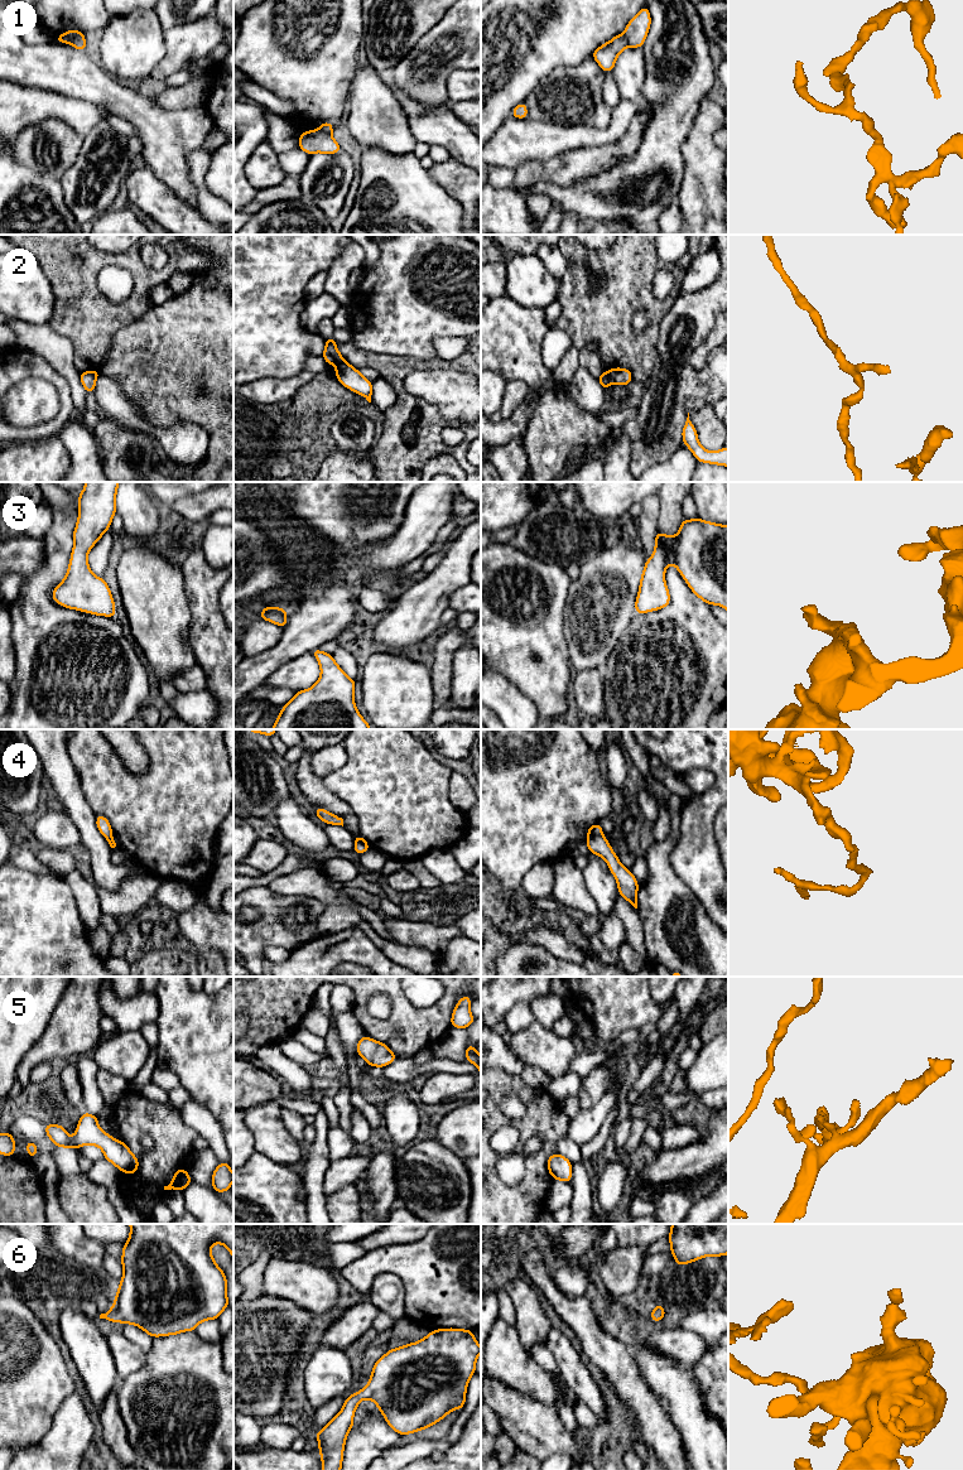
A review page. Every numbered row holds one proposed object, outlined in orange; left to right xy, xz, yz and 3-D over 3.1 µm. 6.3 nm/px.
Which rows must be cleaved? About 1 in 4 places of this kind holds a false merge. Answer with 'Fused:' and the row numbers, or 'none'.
Fused: 1, 2, 4

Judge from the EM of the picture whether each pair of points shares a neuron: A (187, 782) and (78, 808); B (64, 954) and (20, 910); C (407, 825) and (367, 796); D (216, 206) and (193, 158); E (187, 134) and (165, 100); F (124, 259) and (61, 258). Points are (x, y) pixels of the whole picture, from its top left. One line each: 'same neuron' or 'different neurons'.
A: different neurons
B: same neuron
C: same neuron
D: same neuron
E: different neurons
F: same neuron

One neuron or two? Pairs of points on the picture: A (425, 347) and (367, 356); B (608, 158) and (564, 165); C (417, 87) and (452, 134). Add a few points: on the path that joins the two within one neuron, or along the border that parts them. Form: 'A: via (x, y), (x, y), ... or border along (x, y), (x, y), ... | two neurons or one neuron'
A: border along (352, 341), (364, 350), (404, 356), (407, 358) | two neurons
B: via (597, 159), (576, 164) | one neuron
C: border along (405, 94), (422, 105), (448, 105) | two neurons

